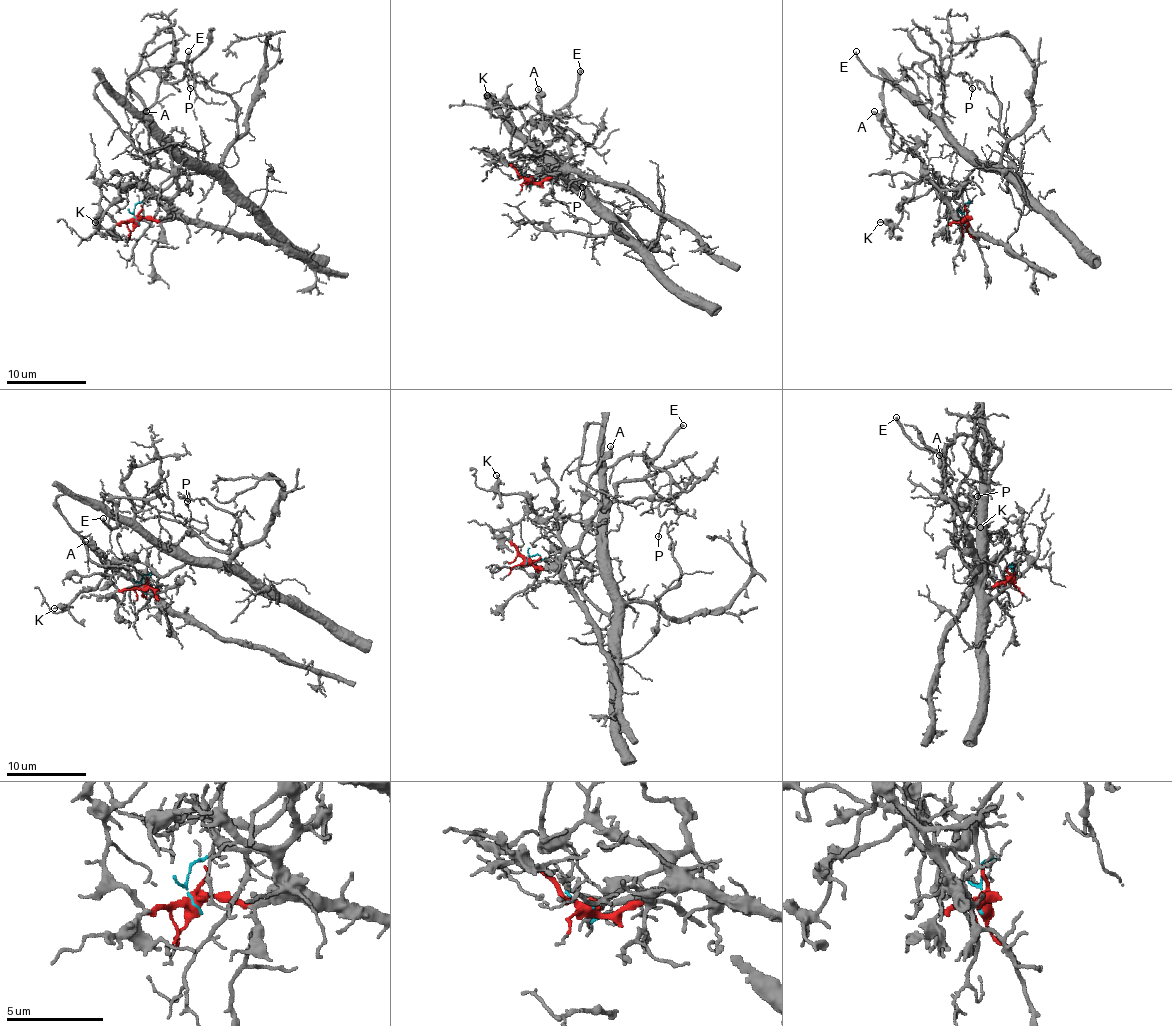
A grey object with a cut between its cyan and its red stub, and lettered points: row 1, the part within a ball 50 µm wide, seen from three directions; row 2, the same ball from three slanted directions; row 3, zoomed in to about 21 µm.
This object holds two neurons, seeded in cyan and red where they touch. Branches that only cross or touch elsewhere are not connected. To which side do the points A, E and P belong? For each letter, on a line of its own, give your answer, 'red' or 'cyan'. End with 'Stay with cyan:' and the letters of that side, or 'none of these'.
A: red
E: cyan
P: cyan
Stay with cyan: E, P

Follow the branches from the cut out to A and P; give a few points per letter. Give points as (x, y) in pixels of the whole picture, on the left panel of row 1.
A: (137, 220), (163, 220), (177, 194), (177, 170), (171, 155), (165, 149), (151, 151), (145, 111)
P: (137, 220), (133, 208), (149, 188), (215, 166), (235, 139), (237, 105), (205, 81), (189, 79), (191, 89)

